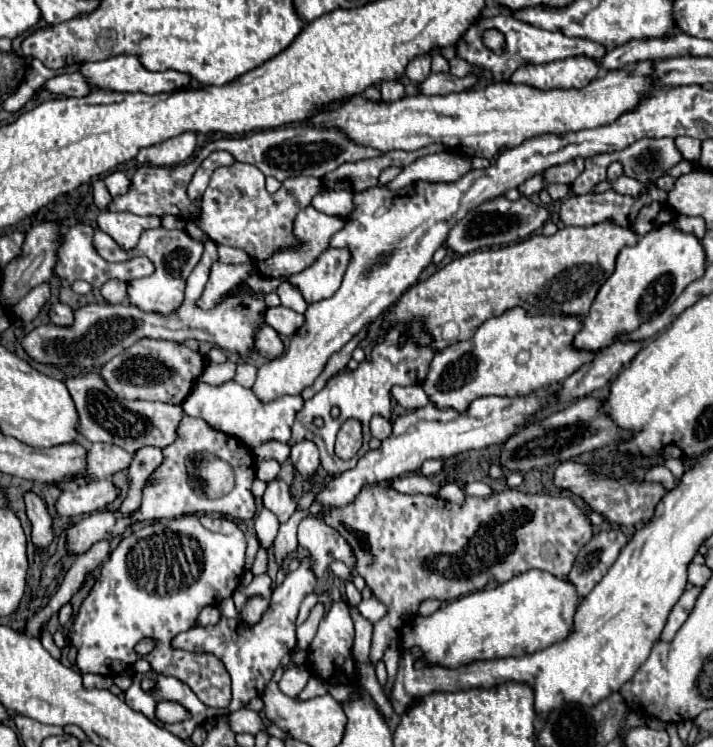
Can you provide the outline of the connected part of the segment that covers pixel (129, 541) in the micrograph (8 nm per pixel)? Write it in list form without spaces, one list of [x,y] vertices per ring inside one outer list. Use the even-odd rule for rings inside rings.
[[[180,516],[180,518],[160,520],[160,522],[148,524],[148,526],[140,528],[140,530],[134,530],[134,532],[128,534],[126,538],[122,538],[120,544],[118,544],[116,548],[112,548],[108,560],[102,564],[102,568],[100,568],[100,576],[96,578],[96,582],[94,582],[94,586],[90,588],[88,596],[84,598],[84,602],[80,604],[78,616],[76,616],[76,620],[72,622],[72,626],[70,626],[70,630],[68,630],[70,646],[74,646],[74,648],[78,650],[76,666],[80,668],[80,672],[82,672],[82,674],[84,674],[84,672],[92,672],[92,674],[114,676],[114,672],[120,674],[124,668],[128,668],[130,664],[134,664],[138,658],[146,658],[146,660],[152,664],[152,670],[154,670],[154,672],[170,674],[170,676],[176,676],[178,680],[186,682],[186,684],[192,688],[192,692],[194,692],[194,694],[196,694],[196,696],[198,696],[206,706],[212,706],[212,708],[226,708],[226,706],[230,704],[230,696],[232,696],[232,692],[230,692],[230,676],[228,676],[226,668],[224,668],[222,664],[216,664],[216,670],[204,670],[204,668],[206,668],[204,664],[188,664],[188,662],[182,662],[182,654],[176,652],[176,650],[172,650],[170,640],[172,640],[176,634],[188,630],[188,628],[190,628],[190,620],[192,620],[192,624],[194,624],[194,620],[198,618],[198,614],[200,614],[200,610],[202,610],[204,606],[210,606],[210,604],[216,606],[216,604],[222,602],[224,598],[230,598],[230,596],[232,596],[232,592],[236,590],[236,586],[238,586],[238,582],[240,582],[240,576],[242,576],[244,556],[246,556],[246,536],[244,536],[244,532],[236,526],[236,522],[230,520],[230,518],[214,518],[214,520],[208,518],[208,522],[206,522],[202,516]],[[144,638],[150,638],[150,640],[154,640],[156,644],[154,644],[154,650],[152,650],[150,654],[140,656],[140,654],[134,652],[134,646],[136,646],[140,640],[144,640]]]

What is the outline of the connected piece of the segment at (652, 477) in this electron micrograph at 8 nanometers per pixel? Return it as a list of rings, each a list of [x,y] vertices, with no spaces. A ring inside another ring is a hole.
[[[654,466],[646,472],[644,482],[654,482],[654,484],[662,484],[664,490],[672,490],[676,486],[676,480],[672,476],[672,472],[666,466]]]

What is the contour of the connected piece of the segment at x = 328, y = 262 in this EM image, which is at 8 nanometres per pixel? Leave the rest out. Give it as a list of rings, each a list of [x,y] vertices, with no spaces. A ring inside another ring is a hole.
[[[326,248],[312,266],[292,274],[290,282],[302,292],[308,304],[330,298],[338,290],[348,262],[350,252],[346,248]]]

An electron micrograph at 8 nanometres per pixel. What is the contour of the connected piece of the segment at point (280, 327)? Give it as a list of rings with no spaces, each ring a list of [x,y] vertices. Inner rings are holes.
[[[284,306],[268,308],[266,314],[264,314],[264,320],[278,334],[286,334],[286,336],[294,334],[294,330],[298,330],[304,324],[304,316],[302,314],[290,310],[290,308],[284,308]]]

